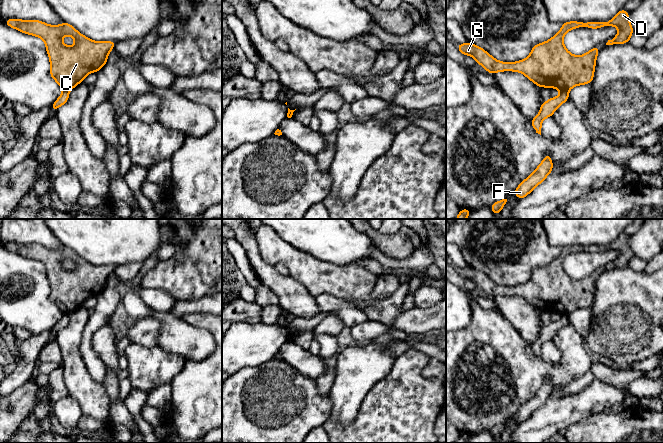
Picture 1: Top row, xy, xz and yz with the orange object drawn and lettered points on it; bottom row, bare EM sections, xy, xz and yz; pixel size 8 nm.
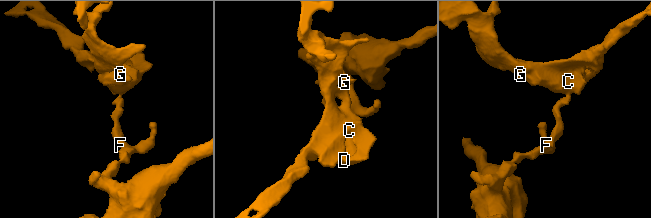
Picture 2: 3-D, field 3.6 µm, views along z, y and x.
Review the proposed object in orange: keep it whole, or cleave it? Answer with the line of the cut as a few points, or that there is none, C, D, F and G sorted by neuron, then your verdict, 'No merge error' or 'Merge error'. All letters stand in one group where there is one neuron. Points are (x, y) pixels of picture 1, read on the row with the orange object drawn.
Split along yz (567, 90), (561, 91). Groups: C D G / F. Merge error

